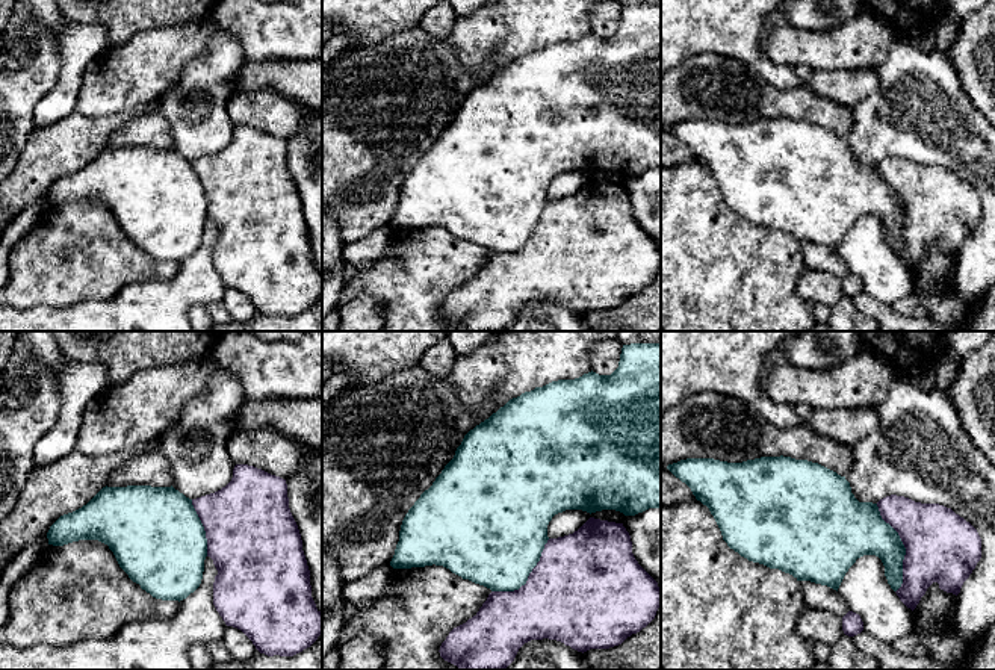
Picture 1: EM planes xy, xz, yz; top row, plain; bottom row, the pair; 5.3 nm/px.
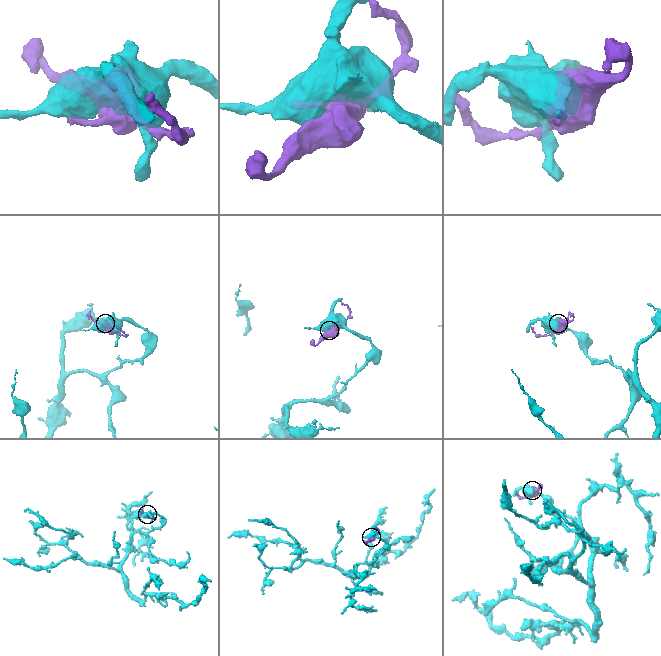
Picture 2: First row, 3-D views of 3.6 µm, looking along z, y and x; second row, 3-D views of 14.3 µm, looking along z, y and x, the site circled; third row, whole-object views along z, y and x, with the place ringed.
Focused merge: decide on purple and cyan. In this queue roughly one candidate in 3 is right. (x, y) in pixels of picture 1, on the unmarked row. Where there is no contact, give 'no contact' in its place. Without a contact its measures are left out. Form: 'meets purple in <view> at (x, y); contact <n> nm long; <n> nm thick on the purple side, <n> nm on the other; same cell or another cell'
meets purple in yz at (905, 207); contact 480 nm long; 380 nm thick on the purple side, 260 nm on the other; another cell

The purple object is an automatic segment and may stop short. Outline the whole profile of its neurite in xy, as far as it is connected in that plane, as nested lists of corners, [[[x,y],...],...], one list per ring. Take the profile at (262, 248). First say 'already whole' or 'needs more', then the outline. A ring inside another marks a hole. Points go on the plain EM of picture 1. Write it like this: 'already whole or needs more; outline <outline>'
already whole; outline [[[236,126],[231,142],[221,151],[192,160],[204,188],[207,218],[218,231],[213,266],[227,287],[240,290],[260,315],[293,318],[322,295],[322,274],[312,259],[310,231],[298,186],[289,169],[286,141],[248,126]]]

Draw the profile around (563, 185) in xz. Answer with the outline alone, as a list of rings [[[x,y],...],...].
[[[566,171],[552,178],[547,186],[547,198],[558,200],[578,192],[588,180],[590,174],[582,171]]]

